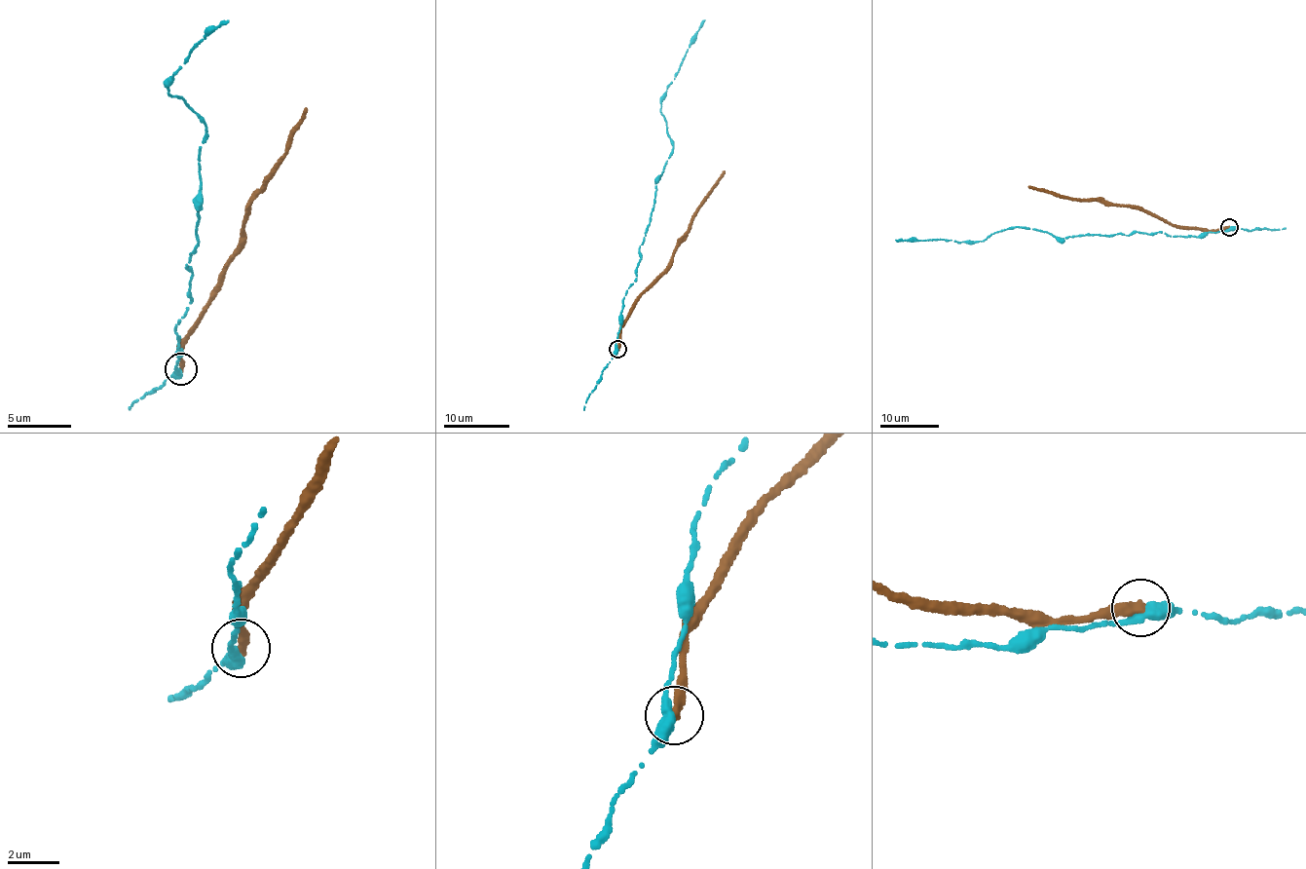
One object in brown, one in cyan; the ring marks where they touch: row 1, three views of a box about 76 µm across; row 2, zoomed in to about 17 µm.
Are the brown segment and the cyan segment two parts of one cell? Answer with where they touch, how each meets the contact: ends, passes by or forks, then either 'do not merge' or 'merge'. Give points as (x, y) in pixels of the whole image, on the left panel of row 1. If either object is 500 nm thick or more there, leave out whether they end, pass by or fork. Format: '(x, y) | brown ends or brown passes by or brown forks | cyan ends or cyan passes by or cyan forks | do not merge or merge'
(180, 368) | brown ends | cyan passes by | do not merge

